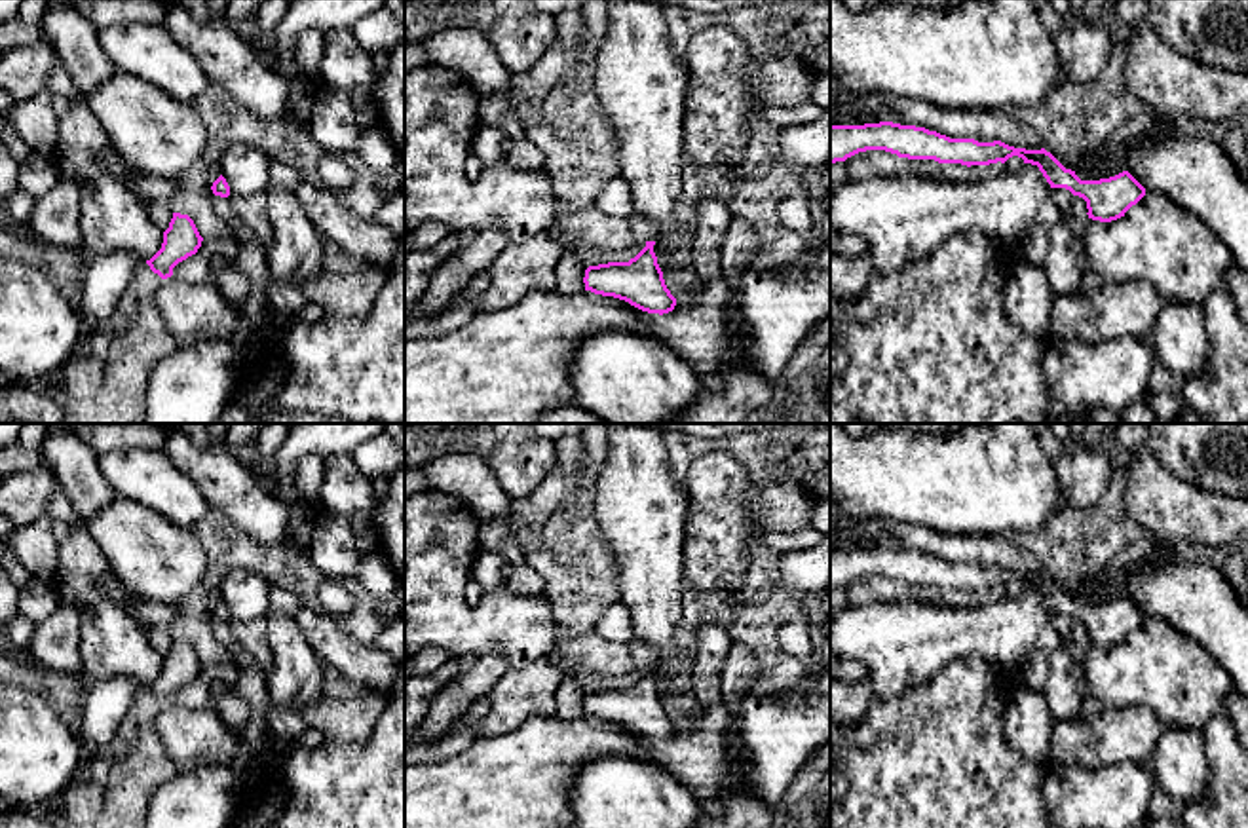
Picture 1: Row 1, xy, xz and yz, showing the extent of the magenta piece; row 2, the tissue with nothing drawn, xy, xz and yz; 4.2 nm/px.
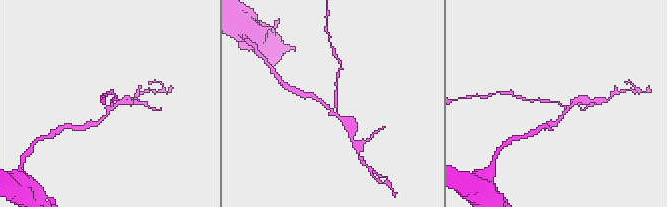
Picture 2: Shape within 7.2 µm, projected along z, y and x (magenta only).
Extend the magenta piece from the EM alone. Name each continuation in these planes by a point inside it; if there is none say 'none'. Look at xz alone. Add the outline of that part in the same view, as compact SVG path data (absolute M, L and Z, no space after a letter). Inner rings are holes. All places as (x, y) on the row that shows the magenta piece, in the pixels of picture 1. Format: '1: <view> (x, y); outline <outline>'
none

